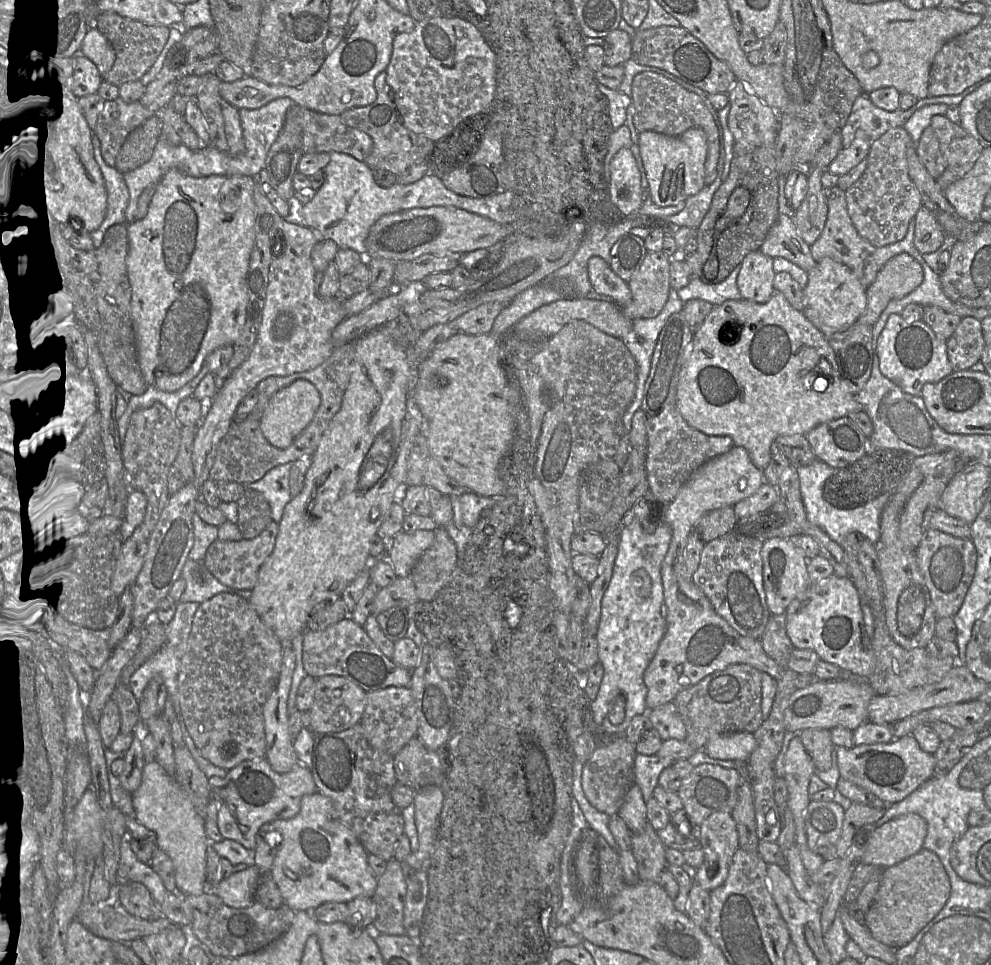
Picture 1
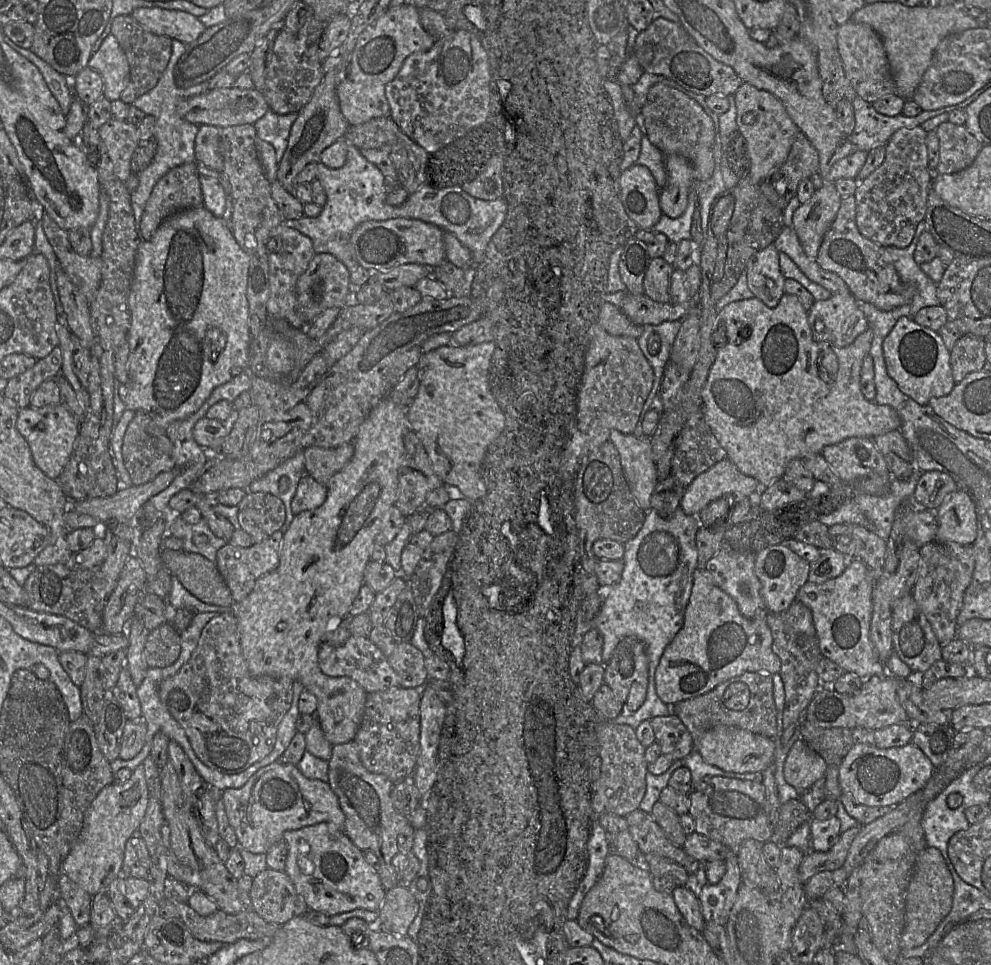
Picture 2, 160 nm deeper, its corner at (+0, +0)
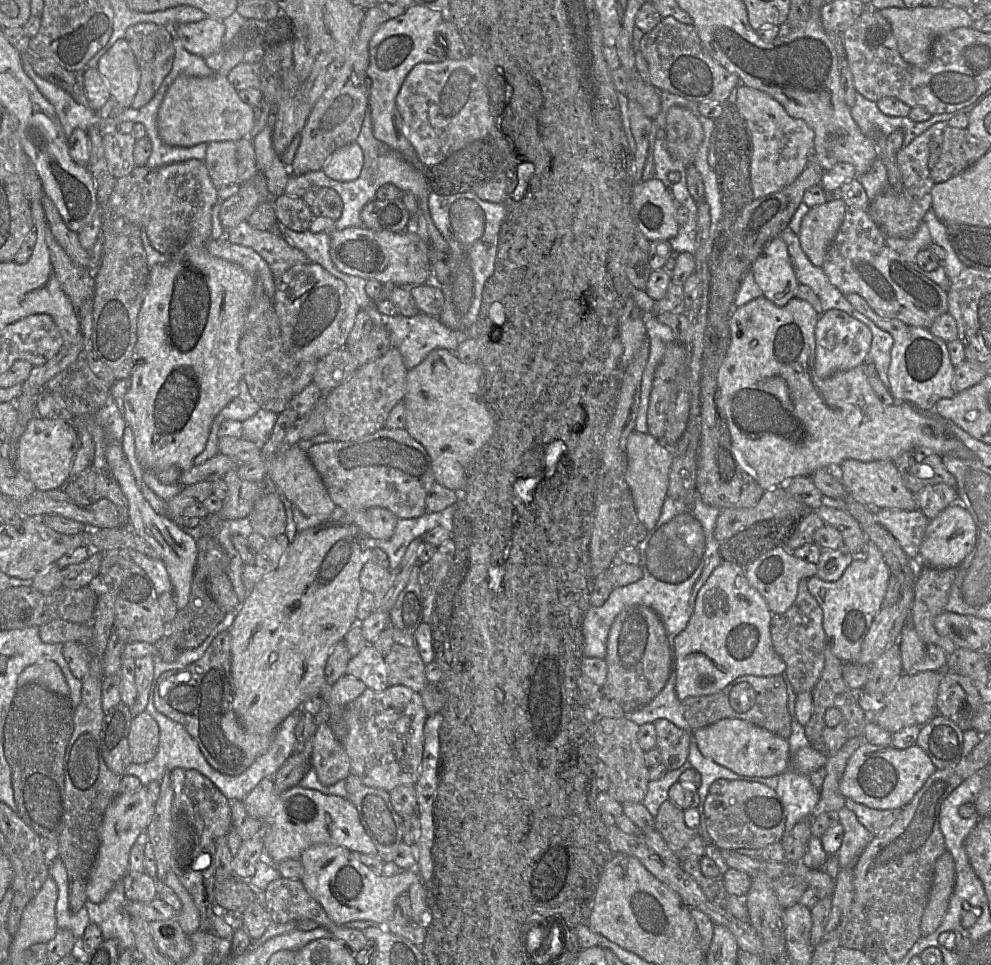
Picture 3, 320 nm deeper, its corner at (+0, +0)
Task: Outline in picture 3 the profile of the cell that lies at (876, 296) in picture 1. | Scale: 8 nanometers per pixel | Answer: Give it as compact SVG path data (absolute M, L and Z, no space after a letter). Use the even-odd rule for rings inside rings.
M760 296L740 307L735 307L729 317L730 344L717 372L717 405L722 417L726 420L733 450L739 463L765 491L779 487L795 477L811 476L811 474L821 468L838 469L840 464L846 459L855 459L862 462L879 460L894 462L902 453L918 447L931 449L940 457L950 456L962 460L972 460L975 457L974 452L947 427L948 420L934 413L934 411L920 411L909 402L896 402L893 405L884 404L868 383L866 375L867 362L853 369L837 372L828 378L818 377L814 371L814 363L816 353L815 326L819 315L807 301L797 297L792 298L785 306L778 307L764 296Z

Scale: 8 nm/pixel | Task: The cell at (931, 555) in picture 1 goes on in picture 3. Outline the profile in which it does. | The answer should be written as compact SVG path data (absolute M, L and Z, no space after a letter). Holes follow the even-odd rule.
M922 564L914 586L910 619L922 641L939 646L948 656L957 646L951 639L937 633L934 619L945 611L957 572L958 567L939 569Z

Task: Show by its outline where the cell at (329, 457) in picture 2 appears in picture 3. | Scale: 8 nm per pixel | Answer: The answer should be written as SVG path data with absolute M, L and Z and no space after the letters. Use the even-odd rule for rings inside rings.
M383 427L382 429L363 436L353 441L328 441L319 444L314 444L307 451L308 457L319 473L332 501L337 507L342 508L345 512L358 512L360 510L368 510L375 507L382 507L390 510L398 519L404 518L417 518L422 516L426 510L426 497L430 491L432 485L435 482L435 477L432 468L432 461L424 446L414 439L408 431L403 429L389 429Z

